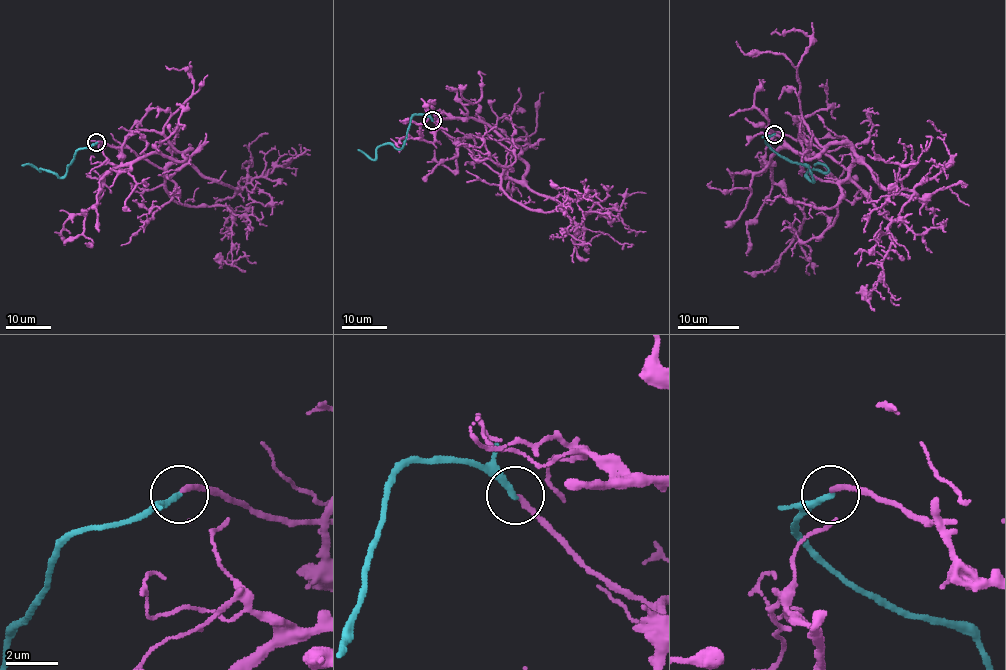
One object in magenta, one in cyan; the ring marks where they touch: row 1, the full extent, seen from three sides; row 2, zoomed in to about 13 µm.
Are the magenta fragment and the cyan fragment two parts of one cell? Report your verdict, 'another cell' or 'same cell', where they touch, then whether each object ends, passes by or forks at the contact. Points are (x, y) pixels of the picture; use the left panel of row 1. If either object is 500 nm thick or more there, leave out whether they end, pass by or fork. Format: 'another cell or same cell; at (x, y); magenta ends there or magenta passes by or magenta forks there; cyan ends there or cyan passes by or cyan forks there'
another cell; at (96, 142); magenta ends there; cyan ends there

